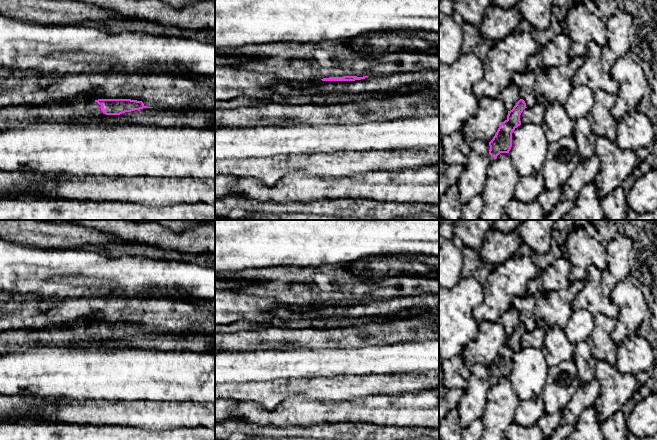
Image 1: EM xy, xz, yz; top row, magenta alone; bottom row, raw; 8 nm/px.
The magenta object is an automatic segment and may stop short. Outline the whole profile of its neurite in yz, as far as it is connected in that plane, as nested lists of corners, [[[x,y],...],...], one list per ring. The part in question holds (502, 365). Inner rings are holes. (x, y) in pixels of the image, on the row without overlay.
[[[520,323],[512,334],[508,335],[507,343],[501,347],[495,360],[489,366],[489,378],[497,382],[500,377],[509,377],[512,371],[512,357],[521,349],[520,339],[527,332],[523,323]]]

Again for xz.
[[[344,300],[344,301],[329,301],[323,302],[322,305],[355,305],[365,303],[367,300],[357,301],[357,300]]]

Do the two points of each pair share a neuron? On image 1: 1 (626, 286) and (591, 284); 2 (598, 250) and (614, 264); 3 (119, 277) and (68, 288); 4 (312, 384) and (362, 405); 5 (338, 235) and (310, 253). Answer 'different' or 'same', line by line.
1: different
2: different
3: same
4: different
5: same

